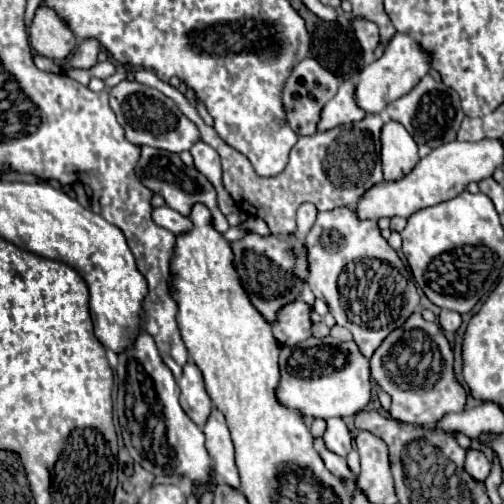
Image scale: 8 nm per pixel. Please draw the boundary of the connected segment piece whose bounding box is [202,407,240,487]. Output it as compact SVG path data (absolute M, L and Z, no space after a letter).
M212 407L210 417L204 423L202 431L206 435L206 451L214 463L218 479L228 483L230 487L238 487L240 477L234 463L234 445L230 439L230 431L226 427L224 415L216 407Z

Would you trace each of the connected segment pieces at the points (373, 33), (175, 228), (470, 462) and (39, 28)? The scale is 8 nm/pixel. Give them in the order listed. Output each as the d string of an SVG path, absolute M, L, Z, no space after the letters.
M354 19L354 21L352 21L352 27L354 27L356 39L358 39L358 43L362 45L362 49L364 49L364 51L372 51L372 45L378 45L378 43L380 43L378 27L376 27L376 25L372 25L370 21Z
M166 205L152 209L152 219L154 219L156 225L172 231L174 235L180 235L180 233L184 233L184 231L188 231L192 227L192 223L190 223L188 217L176 213L174 209L168 209Z
M470 449L468 455L466 455L466 465L464 465L464 469L466 469L476 481L484 481L484 479L490 475L492 465L490 465L490 461L486 459L486 455L484 455L482 451Z
M40 5L36 9L28 33L30 33L30 45L36 49L36 53L54 61L66 59L76 47L74 31L48 5Z

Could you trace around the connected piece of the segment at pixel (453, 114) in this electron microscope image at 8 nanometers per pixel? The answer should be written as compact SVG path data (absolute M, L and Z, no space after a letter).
M426 75L406 97L400 97L394 103L390 103L386 113L390 115L392 121L398 121L400 125L404 125L418 145L424 143L432 149L454 141L460 129L460 123L464 119L458 93L446 87L444 83L436 83L430 75Z

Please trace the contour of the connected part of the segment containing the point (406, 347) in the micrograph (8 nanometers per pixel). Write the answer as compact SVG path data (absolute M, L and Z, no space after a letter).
M414 313L400 329L394 329L382 345L376 349L376 353L370 359L370 373L372 377L380 383L382 391L386 391L392 397L392 407L390 415L398 421L404 423L414 423L414 425L428 425L434 427L434 423L444 415L444 413L458 413L464 411L466 405L466 391L460 387L460 383L454 377L454 355L452 347L446 341L442 329L438 323L428 323L422 319L420 313Z

